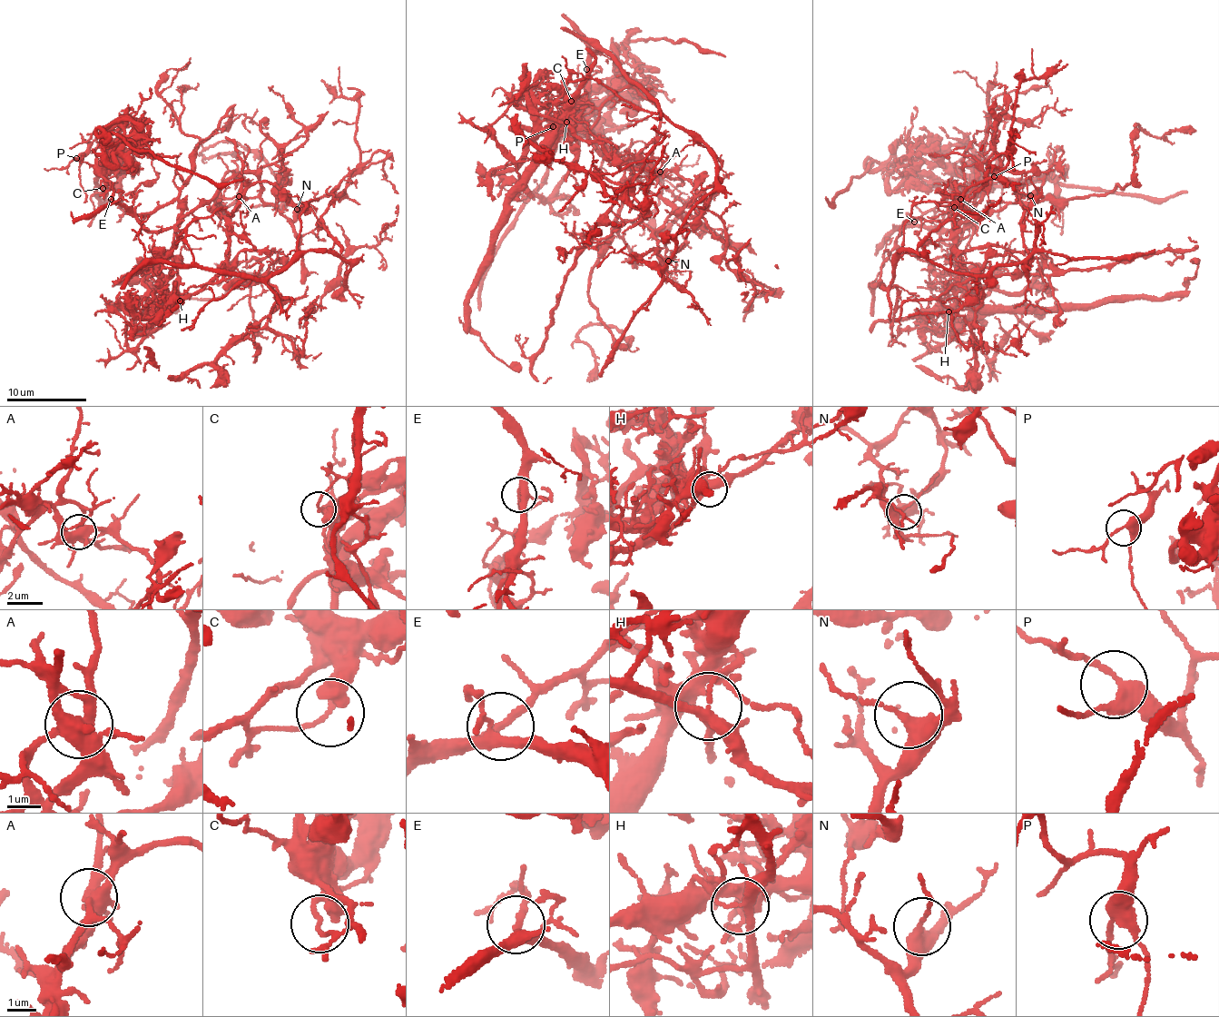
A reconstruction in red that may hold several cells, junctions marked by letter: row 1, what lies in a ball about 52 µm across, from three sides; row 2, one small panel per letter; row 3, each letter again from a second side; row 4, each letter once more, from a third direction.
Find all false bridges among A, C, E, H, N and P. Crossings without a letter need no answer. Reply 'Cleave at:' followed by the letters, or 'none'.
Cleave at: A, C, H

